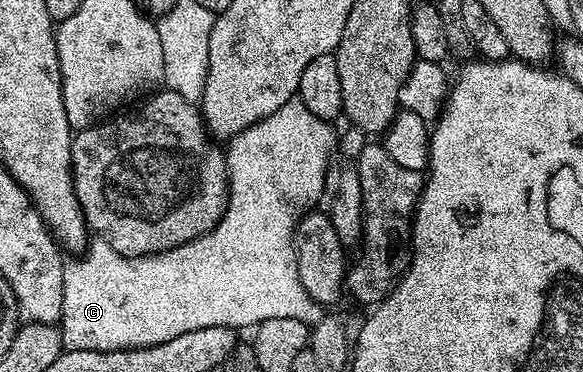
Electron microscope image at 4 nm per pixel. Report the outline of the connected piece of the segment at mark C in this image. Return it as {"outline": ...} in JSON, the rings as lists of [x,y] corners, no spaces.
{"outline":[[[299,100],[286,102],[267,118],[260,119],[257,124],[247,130],[241,130],[229,139],[225,147],[226,181],[230,183],[230,192],[226,200],[226,210],[209,234],[201,234],[196,240],[180,244],[176,248],[166,250],[163,254],[149,254],[143,258],[129,258],[113,250],[110,245],[97,236],[89,239],[88,245],[75,262],[67,261],[64,265],[64,308],[60,319],[62,344],[66,350],[135,350],[145,346],[155,346],[164,340],[172,340],[172,336],[180,336],[184,332],[192,332],[196,328],[212,328],[213,326],[257,327],[259,322],[273,318],[291,318],[307,324],[313,324],[324,317],[323,307],[310,299],[300,284],[300,276],[296,272],[296,256],[294,255],[294,230],[303,212],[309,211],[314,201],[323,197],[326,188],[326,171],[331,165],[330,153],[336,150],[336,130],[329,121],[313,115]]]}

